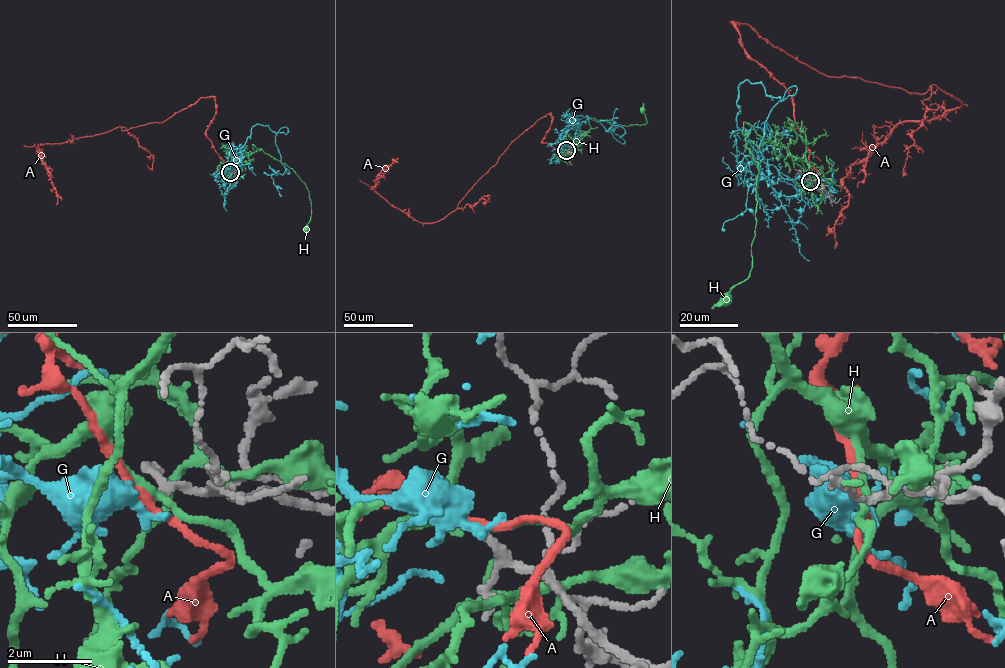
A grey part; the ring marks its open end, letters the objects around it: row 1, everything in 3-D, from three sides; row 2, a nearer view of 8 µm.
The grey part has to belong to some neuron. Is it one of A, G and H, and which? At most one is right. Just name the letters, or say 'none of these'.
G

